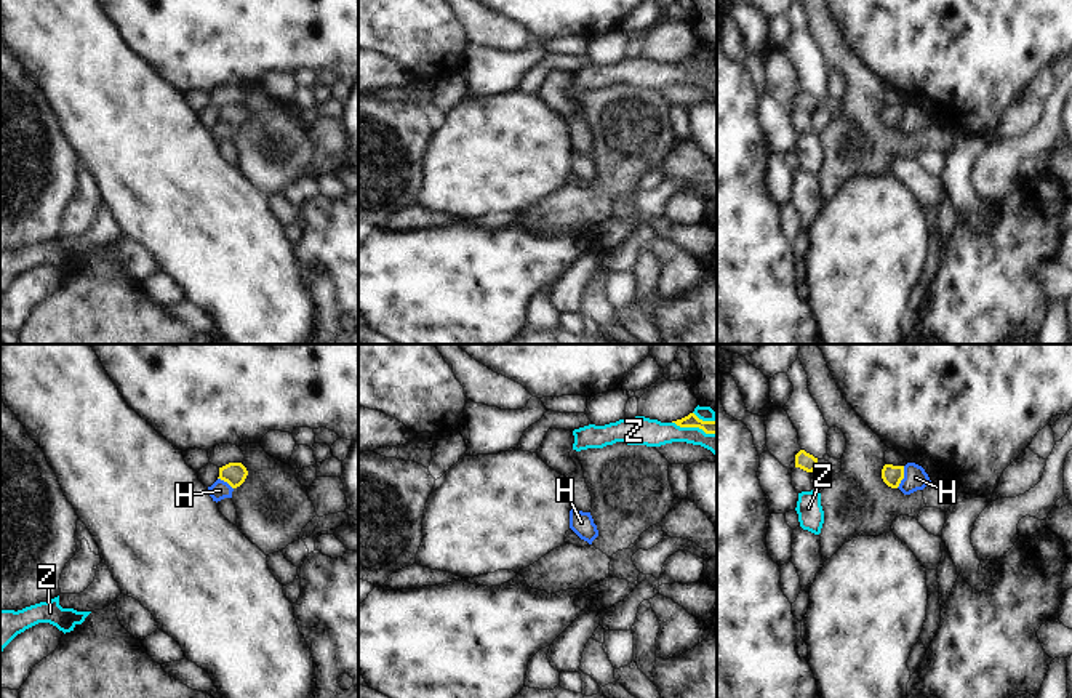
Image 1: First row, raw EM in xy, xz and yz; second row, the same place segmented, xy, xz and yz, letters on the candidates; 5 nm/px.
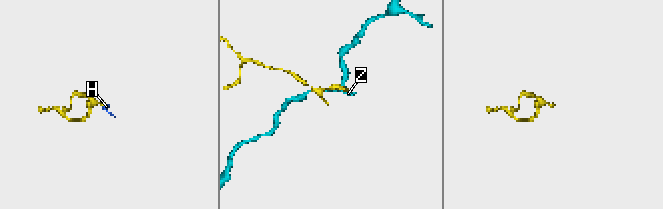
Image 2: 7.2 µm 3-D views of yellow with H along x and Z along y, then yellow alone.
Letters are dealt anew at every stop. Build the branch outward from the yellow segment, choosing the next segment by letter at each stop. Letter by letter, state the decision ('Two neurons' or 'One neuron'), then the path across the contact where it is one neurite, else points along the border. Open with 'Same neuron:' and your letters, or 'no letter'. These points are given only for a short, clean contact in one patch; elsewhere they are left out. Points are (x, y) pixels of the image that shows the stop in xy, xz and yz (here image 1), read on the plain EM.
Same neuron: no letter
H: Two neurons. Boundary: yz (904, 108), (904, 117), (896, 128)
Z: Two neurons.

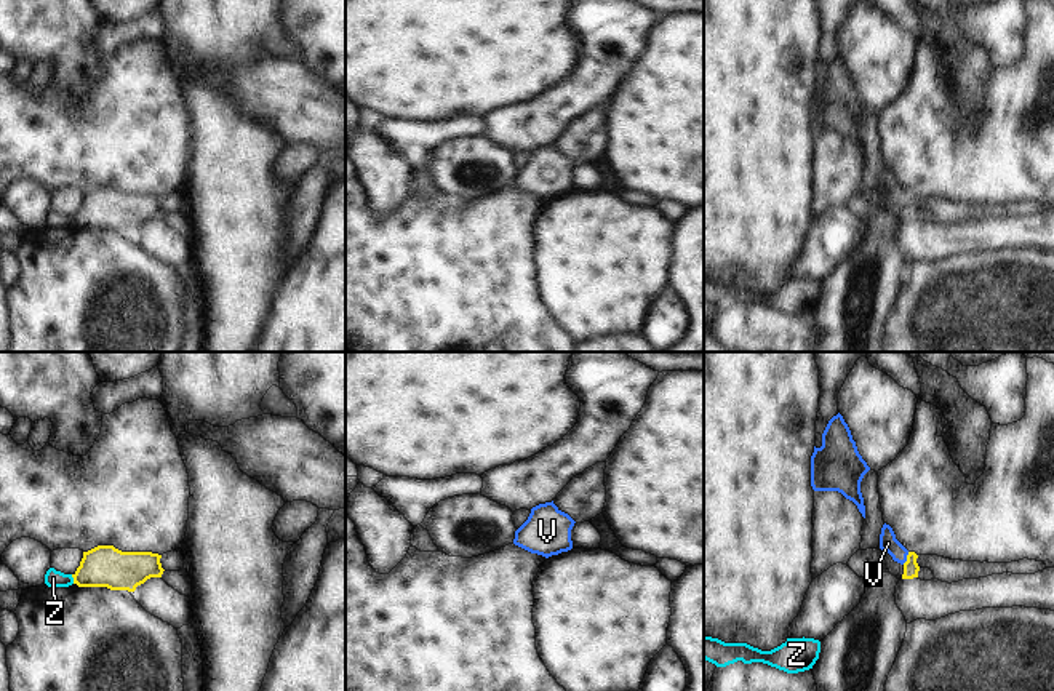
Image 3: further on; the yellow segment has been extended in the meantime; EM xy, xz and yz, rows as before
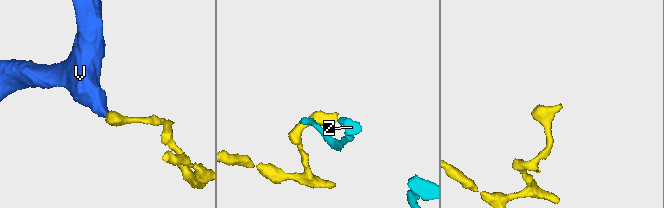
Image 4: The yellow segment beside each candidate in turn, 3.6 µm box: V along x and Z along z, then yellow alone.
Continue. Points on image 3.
Same neuron: V
V: One neuron. Path across: yz (910, 208), (907, 200), (888, 184)
Z: Two neurons. Boundary: xy (71, 216), (74, 224).

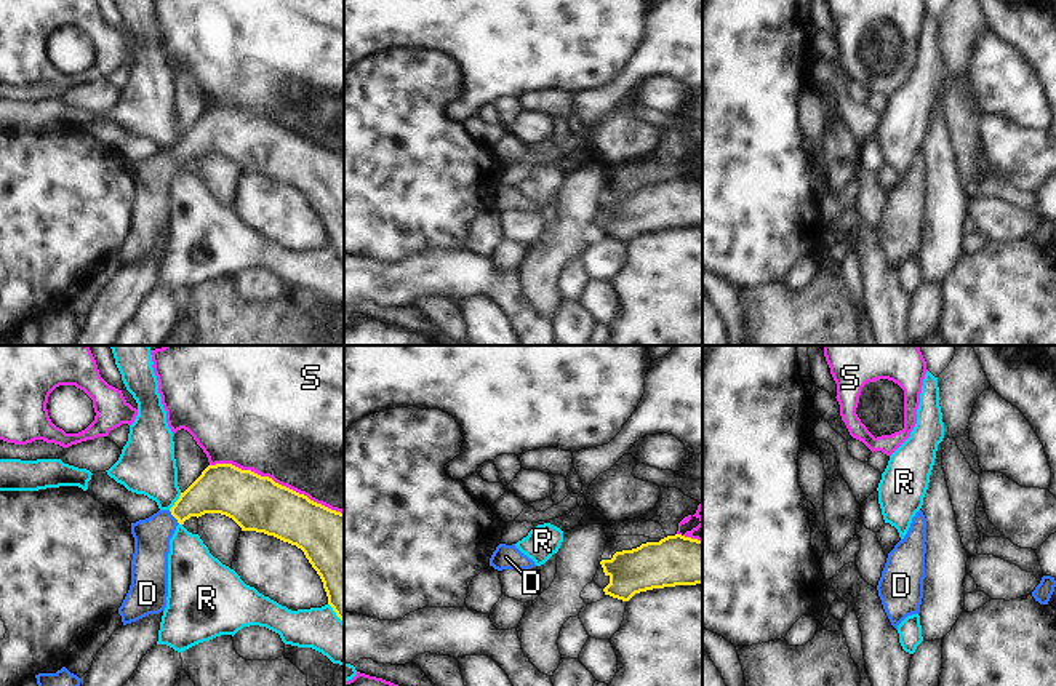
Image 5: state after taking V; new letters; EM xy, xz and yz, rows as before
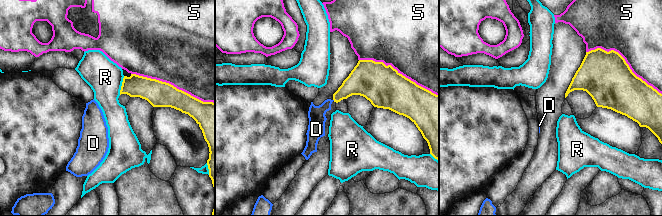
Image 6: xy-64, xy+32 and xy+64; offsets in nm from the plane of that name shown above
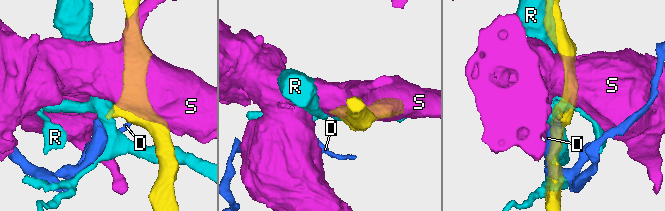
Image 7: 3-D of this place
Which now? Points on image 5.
Same neuron: D
D: One neuron. Path across: xy (215, 133), (199, 139), (173, 157), (152, 176)
R: Two neurons
S: Two neurons.

